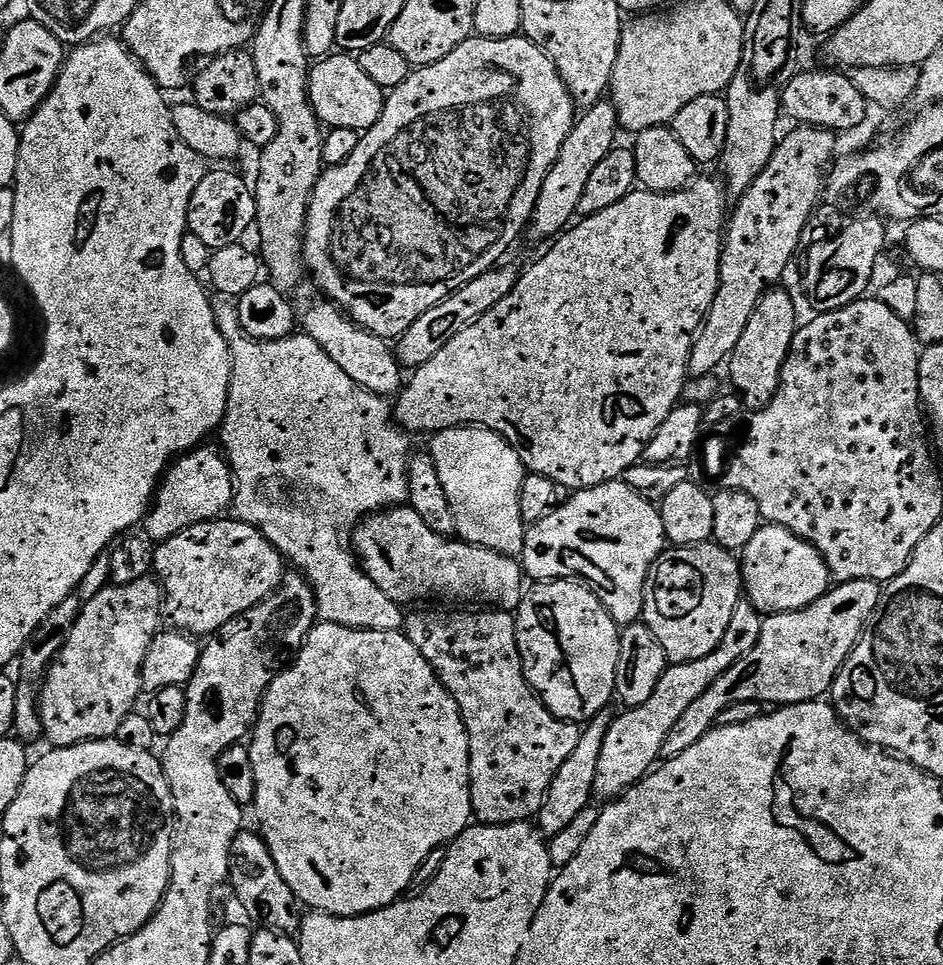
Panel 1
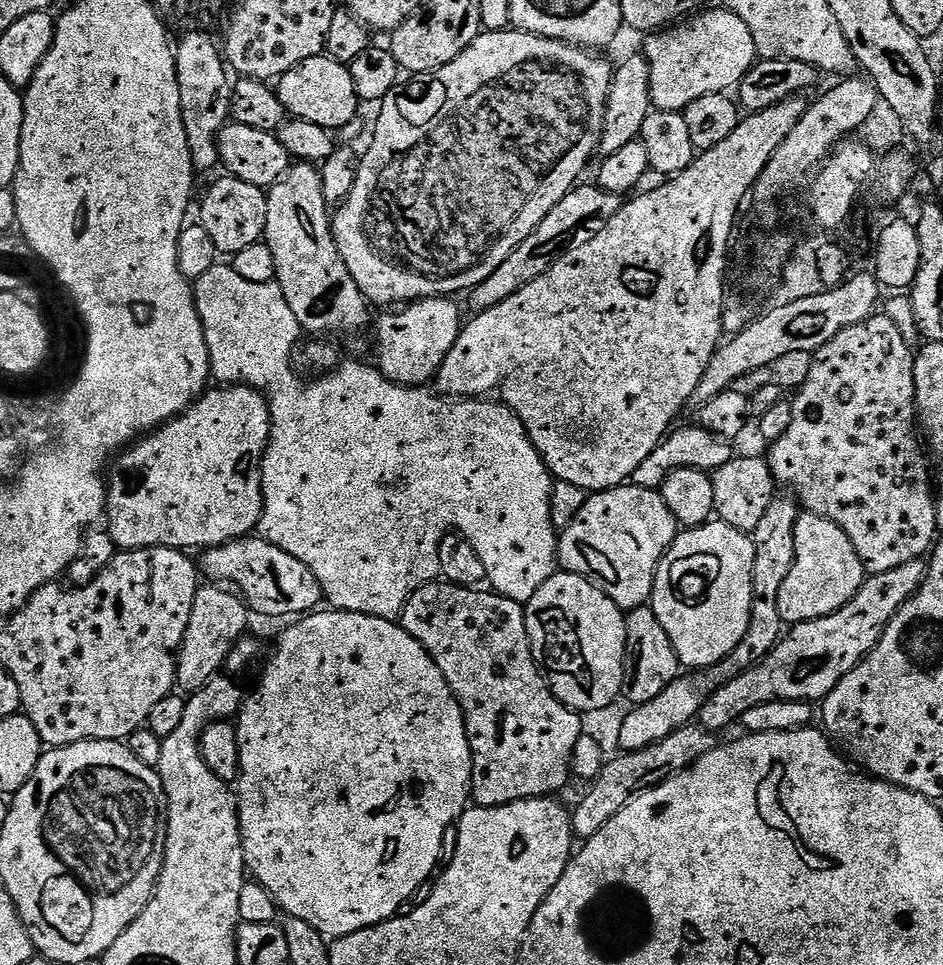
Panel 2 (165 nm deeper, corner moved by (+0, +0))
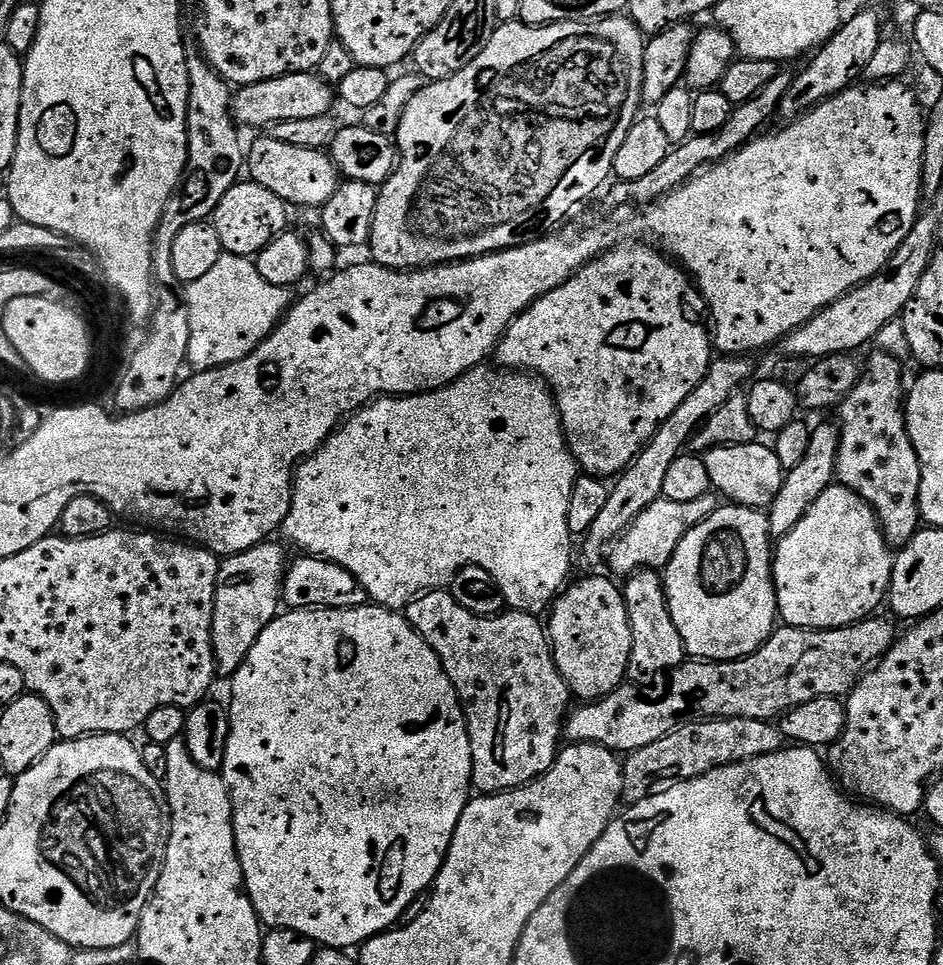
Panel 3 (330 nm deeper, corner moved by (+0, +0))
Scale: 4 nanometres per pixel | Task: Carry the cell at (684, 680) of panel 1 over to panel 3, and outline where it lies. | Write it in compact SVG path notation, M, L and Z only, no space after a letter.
M820 424L811 429L812 437L806 446L806 454L798 466L787 469L782 490L778 490L778 498L774 498L771 508L767 509L768 525L773 537L785 536L798 522L802 522L802 514L814 506L818 494L831 488L836 480L836 459L840 453L840 425Z

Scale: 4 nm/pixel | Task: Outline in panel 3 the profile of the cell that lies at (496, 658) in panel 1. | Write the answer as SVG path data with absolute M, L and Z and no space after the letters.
M429 590L424 595L416 597L415 600L411 600L406 609L406 618L412 623L412 629L430 646L430 650L434 650L434 654L438 654L438 658L442 662L442 666L446 670L446 674L458 694L460 704L464 708L464 716L468 720L470 750L472 751L473 789L480 794L507 792L510 788L521 788L522 785L529 784L532 780L536 780L548 772L550 766L556 760L558 753L561 751L564 721L570 711L570 705L573 703L574 697L572 695L572 689L568 687L568 683L564 681L562 674L558 670L558 666L554 662L552 644L548 640L545 625L541 621L539 624L536 621L539 619L530 612L505 610L496 616L470 614L470 610L466 610L462 606L458 606L458 602L454 602L451 591L448 590Z

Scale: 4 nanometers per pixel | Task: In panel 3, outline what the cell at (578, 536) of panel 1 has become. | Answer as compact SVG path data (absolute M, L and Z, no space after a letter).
M716 494L703 496L694 502L670 502L663 498L655 500L650 506L646 506L646 510L642 510L642 514L638 514L632 525L612 543L606 553L606 564L609 564L620 578L634 572L667 568L682 538L686 538L686 534L694 530L694 526L710 518L710 514L714 514L721 506L721 497Z

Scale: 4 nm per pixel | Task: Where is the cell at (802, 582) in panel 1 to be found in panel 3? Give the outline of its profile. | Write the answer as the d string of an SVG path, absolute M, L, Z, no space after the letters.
M833 483L802 514L802 522L779 537L772 557L772 581L776 587L776 611L790 628L846 628L871 617L879 604L885 603L892 584L893 549L884 538L876 512L854 490Z

